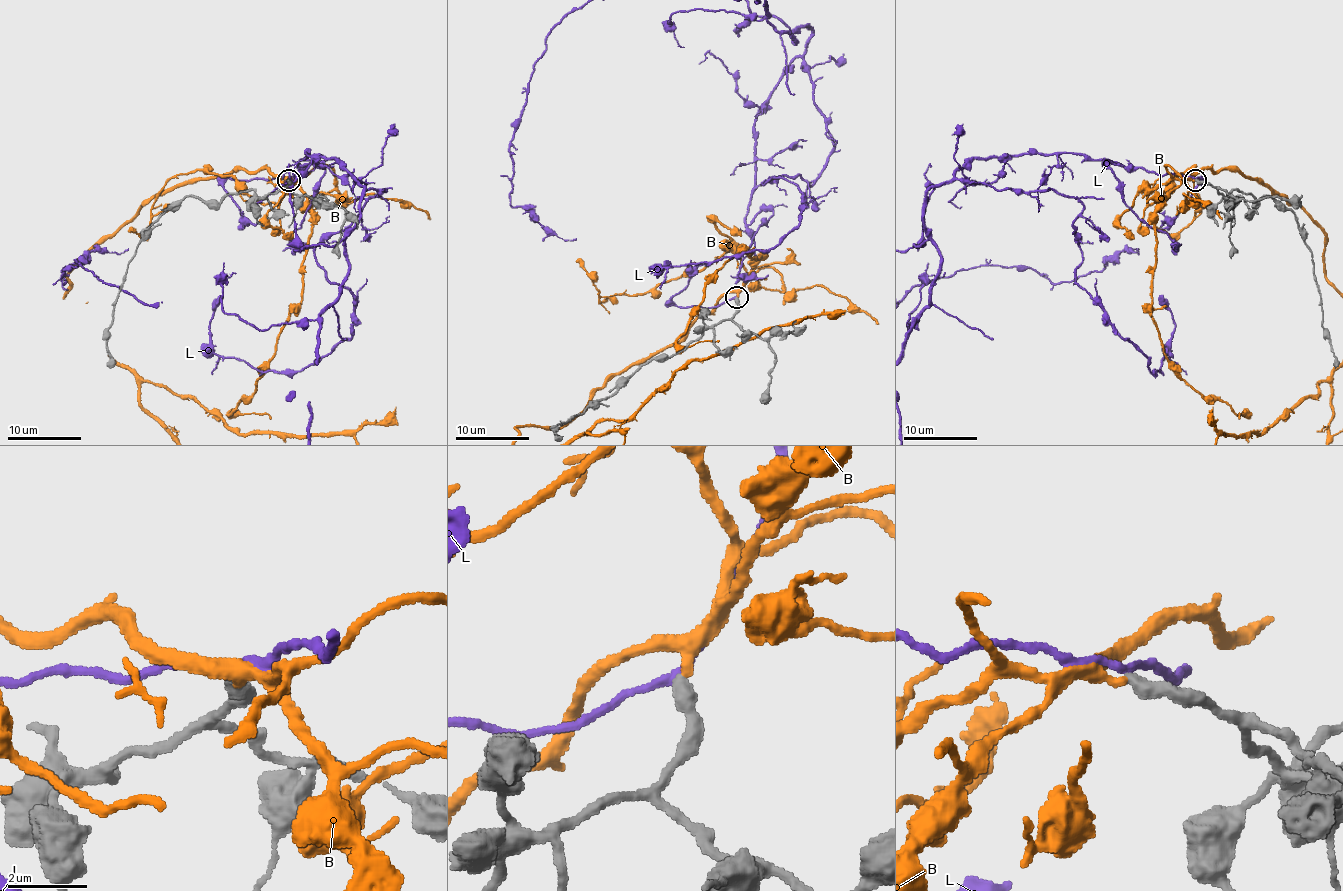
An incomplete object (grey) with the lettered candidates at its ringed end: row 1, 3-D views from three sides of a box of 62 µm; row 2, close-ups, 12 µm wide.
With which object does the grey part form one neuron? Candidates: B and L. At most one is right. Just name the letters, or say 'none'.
B

